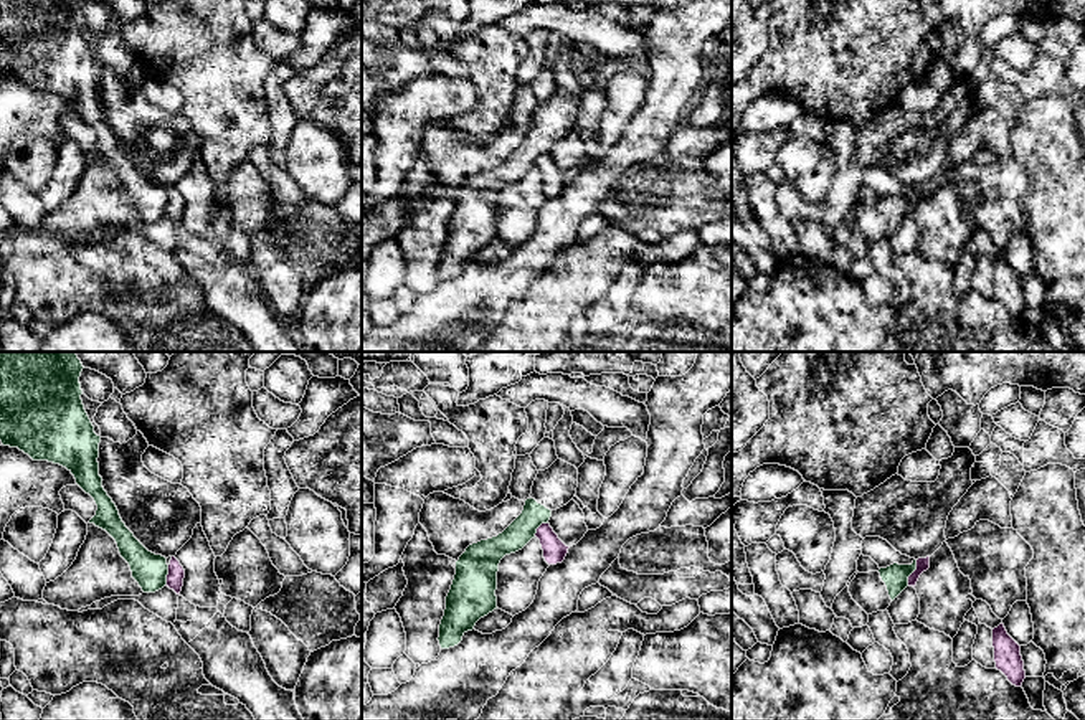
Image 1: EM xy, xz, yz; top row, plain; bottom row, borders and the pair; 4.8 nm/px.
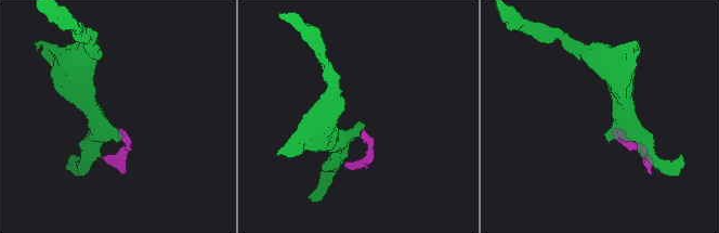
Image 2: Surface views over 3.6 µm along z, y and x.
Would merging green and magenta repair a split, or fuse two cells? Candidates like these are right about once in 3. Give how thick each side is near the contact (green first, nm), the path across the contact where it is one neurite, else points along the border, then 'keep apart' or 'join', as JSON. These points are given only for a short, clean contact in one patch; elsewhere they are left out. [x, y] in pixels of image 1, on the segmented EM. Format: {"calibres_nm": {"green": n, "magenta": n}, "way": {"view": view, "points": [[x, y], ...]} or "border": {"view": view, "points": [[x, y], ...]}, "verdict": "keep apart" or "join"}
{"calibres_nm": {"green": 130, "magenta": 60}, "border": {"view": "yz", "points": [[917, 560], [917, 568], [909, 577], [907, 585]]}, "verdict": "keep apart"}

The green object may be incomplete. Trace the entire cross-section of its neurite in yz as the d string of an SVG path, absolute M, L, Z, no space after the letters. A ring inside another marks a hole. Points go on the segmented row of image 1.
M917 560L912 565L893 563L879 571L857 571L849 585L849 593L867 614L887 611L890 603L908 586L908 576L915 570Z

